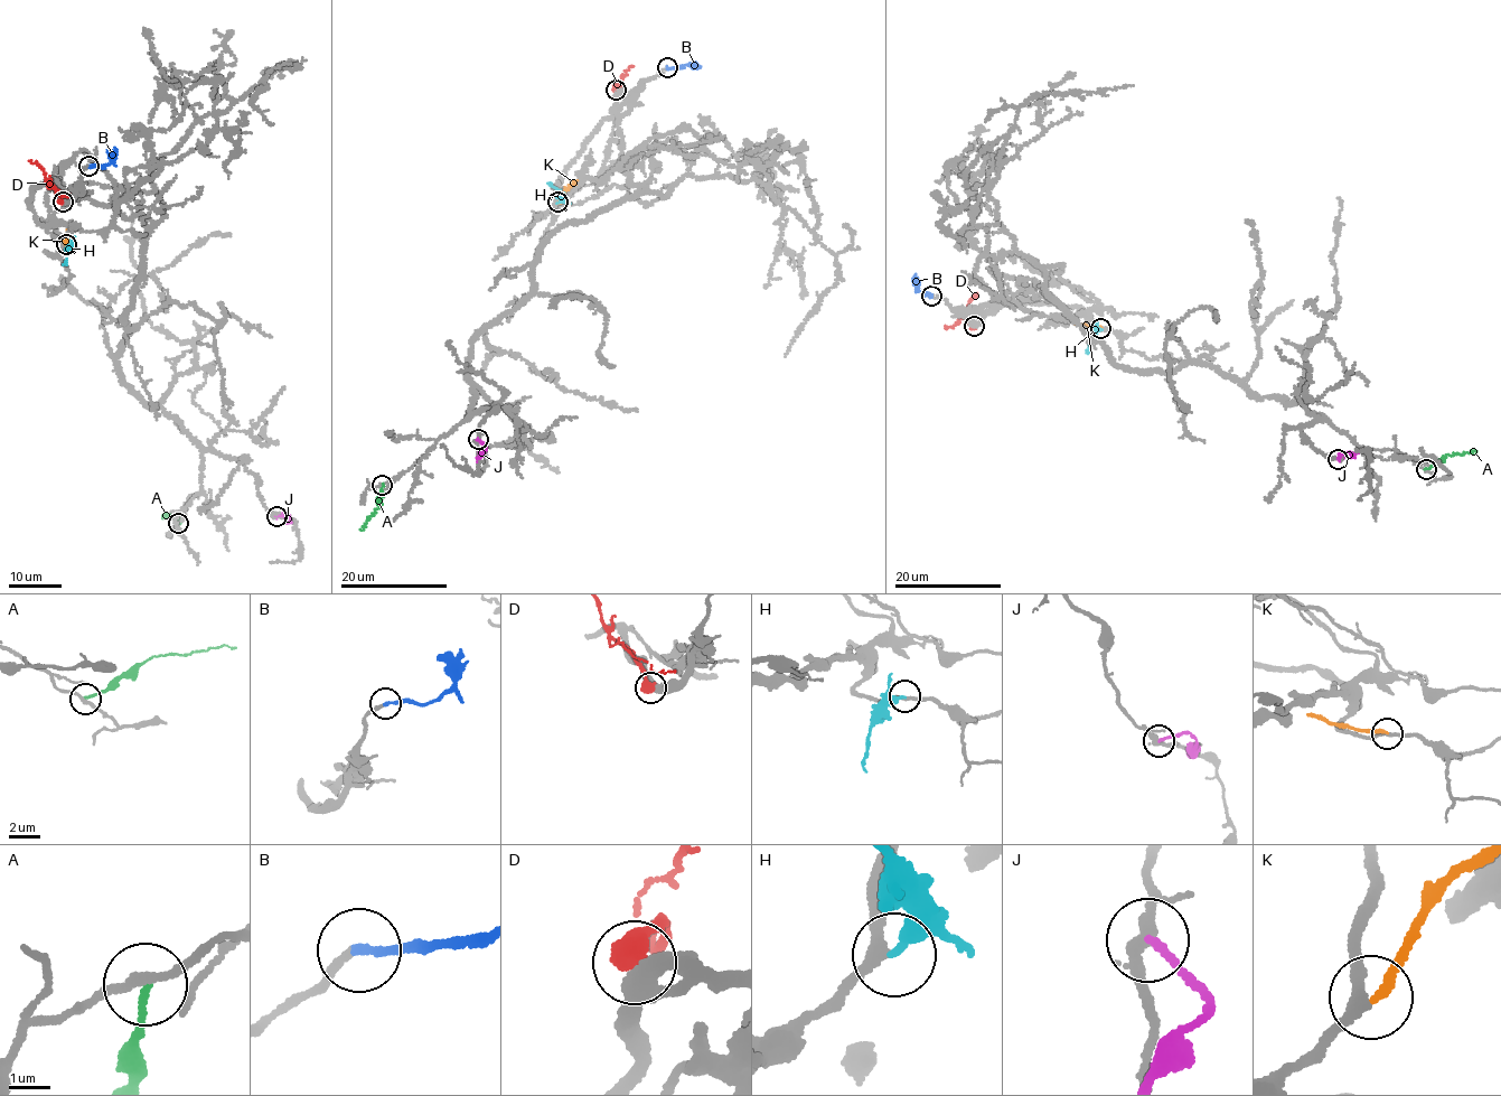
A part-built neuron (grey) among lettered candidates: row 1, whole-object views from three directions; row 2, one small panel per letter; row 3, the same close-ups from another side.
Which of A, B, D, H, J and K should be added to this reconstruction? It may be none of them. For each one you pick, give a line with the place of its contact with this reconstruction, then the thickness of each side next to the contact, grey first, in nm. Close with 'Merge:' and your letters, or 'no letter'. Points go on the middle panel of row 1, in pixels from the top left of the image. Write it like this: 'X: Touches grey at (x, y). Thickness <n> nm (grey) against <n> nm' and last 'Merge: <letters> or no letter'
B: Touches grey at (667, 67). Thickness 180 nm (grey) against 200 nm
H: Touches grey at (559, 203). Thickness 220 nm (grey) against 260 nm
Merge: B, H

